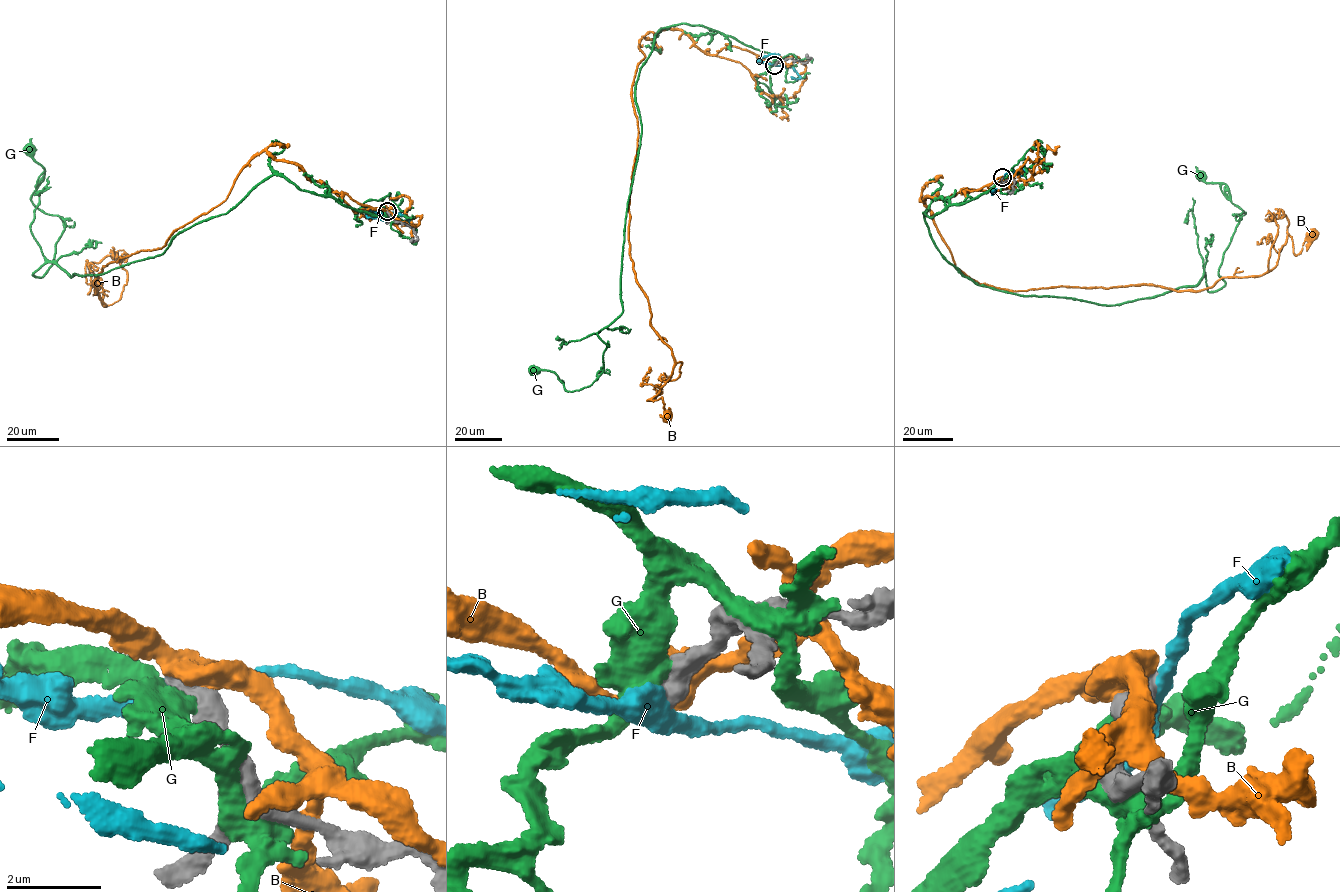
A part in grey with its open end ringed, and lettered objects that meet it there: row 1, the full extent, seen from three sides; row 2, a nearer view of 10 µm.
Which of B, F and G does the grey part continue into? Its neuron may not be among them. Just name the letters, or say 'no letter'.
no letter

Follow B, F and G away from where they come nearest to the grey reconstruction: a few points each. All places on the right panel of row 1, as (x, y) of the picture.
B: (1002, 178), (920, 199), (956, 266), (1014, 291), (1202, 290), (1265, 274), (1288, 235), (1296, 255), (1313, 234)
F: (1002, 178), (992, 193), (996, 189)
G: (1001, 179), (923, 215), (944, 258), (978, 285), (1113, 305), (1204, 276), (1224, 285), (1245, 213), (1201, 176)

